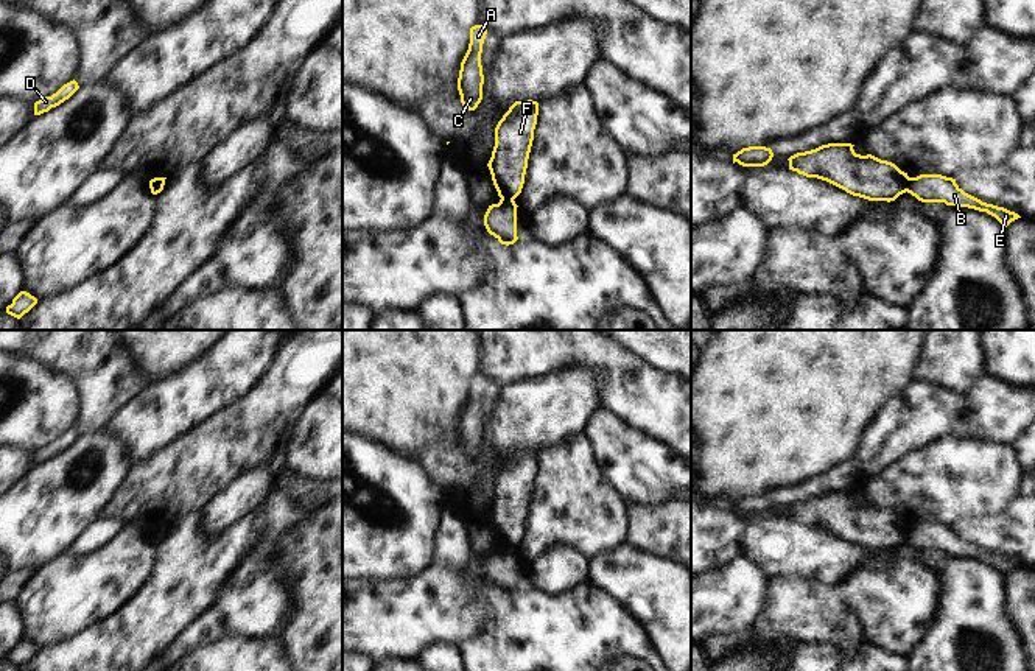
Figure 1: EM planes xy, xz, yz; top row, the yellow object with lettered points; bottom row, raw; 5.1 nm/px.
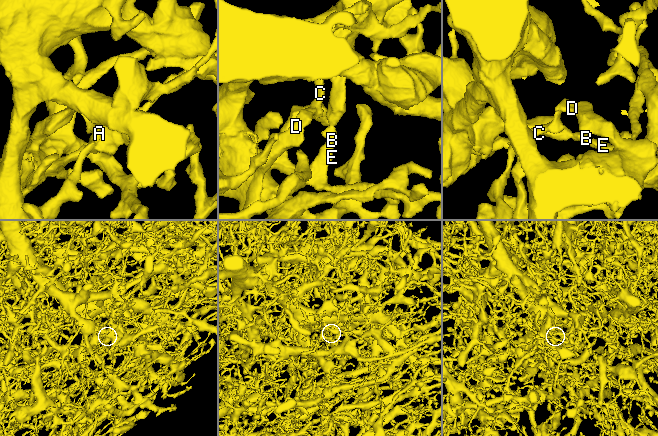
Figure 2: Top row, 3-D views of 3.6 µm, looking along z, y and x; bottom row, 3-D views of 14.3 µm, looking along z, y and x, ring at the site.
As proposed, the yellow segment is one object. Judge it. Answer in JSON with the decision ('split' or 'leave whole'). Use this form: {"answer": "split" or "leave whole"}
{"answer": "split"}

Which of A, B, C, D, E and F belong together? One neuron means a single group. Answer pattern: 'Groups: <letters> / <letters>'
Groups: A B C D E / F

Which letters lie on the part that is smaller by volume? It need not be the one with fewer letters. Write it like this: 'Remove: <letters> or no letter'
Remove: F

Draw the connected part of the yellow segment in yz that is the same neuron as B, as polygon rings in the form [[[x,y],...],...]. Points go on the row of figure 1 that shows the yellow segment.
[[[920,174],[909,177],[906,191],[921,202],[945,202],[946,206],[968,207],[979,212],[987,212],[995,216],[1004,227],[1021,218],[1018,213],[1004,207],[982,202],[981,199],[965,193],[956,179],[942,174]]]

